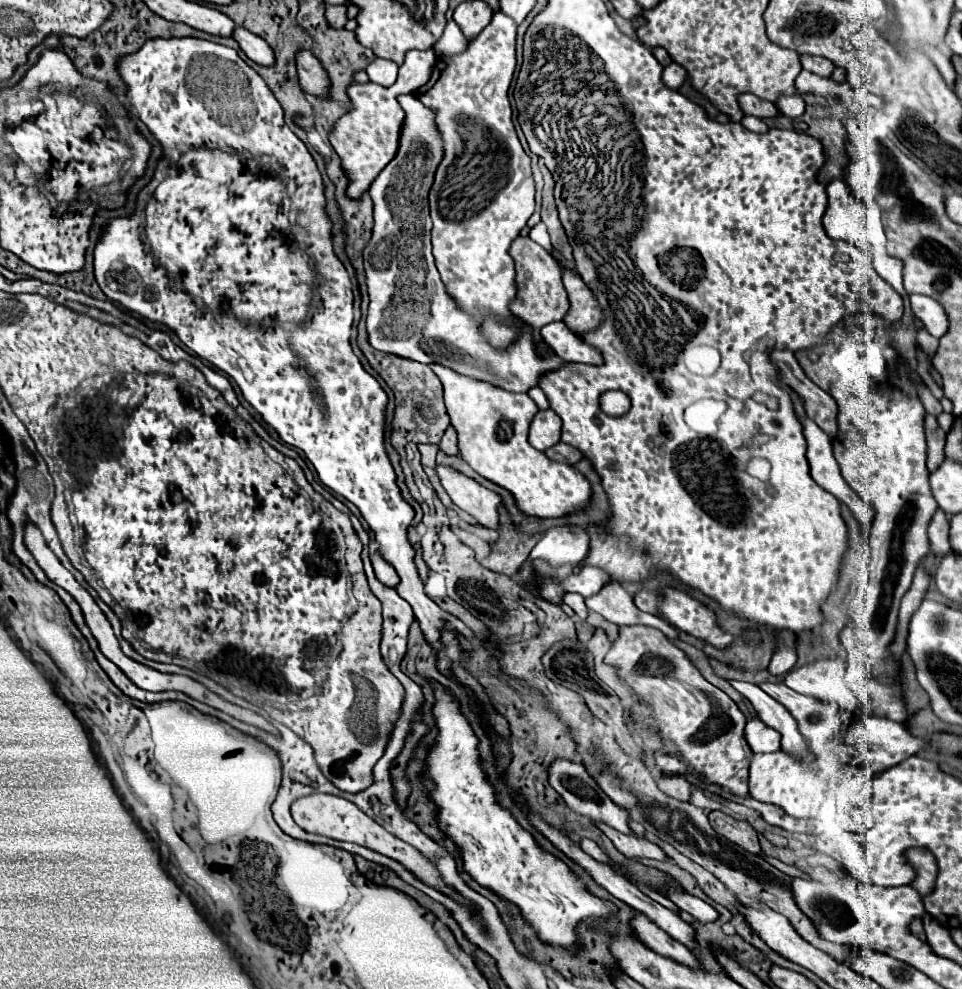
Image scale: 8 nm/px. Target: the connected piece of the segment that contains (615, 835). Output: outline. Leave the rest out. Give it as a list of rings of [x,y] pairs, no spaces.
[[[597,824],[597,826],[607,834],[607,838],[615,844],[615,848],[617,848],[621,854],[625,854],[627,858],[653,858],[653,860],[661,860],[663,850],[661,850],[657,844],[649,842],[647,838],[625,836],[625,834],[613,830],[613,828],[607,826],[607,824]]]

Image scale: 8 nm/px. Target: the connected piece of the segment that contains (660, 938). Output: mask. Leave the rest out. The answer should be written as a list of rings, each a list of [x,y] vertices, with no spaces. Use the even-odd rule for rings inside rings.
[[[637,912],[637,916],[633,918],[633,930],[635,934],[657,954],[669,958],[669,960],[677,960],[679,964],[687,964],[687,968],[703,968],[701,962],[691,954],[689,948],[685,948],[681,942],[673,940],[669,934],[665,934],[661,928],[657,928],[647,916],[643,916],[641,912]]]

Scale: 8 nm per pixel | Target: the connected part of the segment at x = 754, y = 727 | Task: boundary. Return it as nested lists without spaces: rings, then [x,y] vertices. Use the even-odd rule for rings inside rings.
[[[749,720],[745,740],[753,752],[777,752],[779,744],[767,744],[767,726],[761,720]]]

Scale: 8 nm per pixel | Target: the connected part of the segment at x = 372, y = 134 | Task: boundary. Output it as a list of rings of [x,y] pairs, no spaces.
[[[351,84],[349,86],[349,98],[353,102],[353,108],[337,120],[329,140],[335,152],[341,158],[343,170],[349,176],[349,188],[347,194],[351,198],[359,198],[375,180],[375,176],[389,164],[389,160],[397,152],[399,142],[399,130],[403,120],[403,110],[397,102],[397,96],[385,86],[379,84]]]

